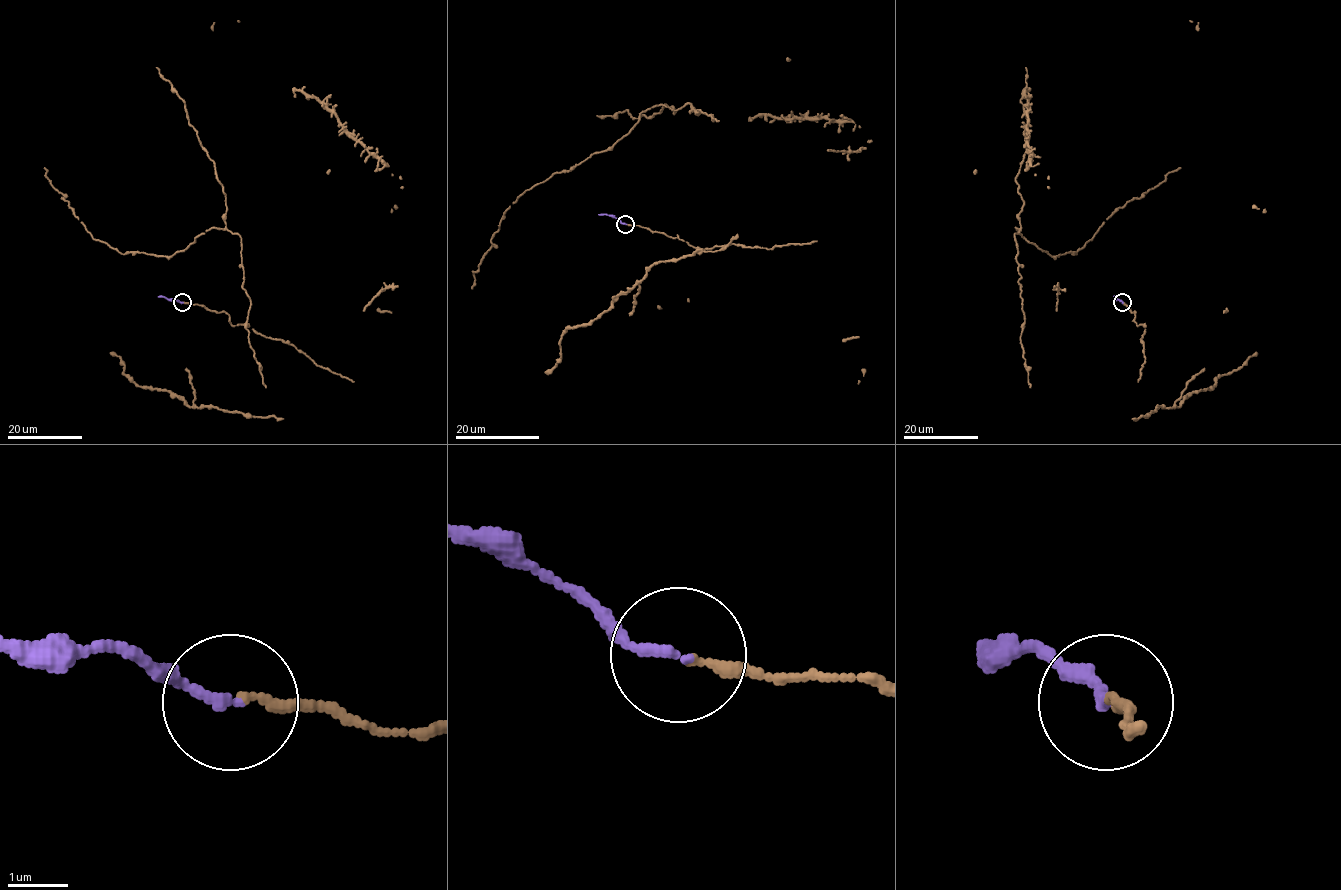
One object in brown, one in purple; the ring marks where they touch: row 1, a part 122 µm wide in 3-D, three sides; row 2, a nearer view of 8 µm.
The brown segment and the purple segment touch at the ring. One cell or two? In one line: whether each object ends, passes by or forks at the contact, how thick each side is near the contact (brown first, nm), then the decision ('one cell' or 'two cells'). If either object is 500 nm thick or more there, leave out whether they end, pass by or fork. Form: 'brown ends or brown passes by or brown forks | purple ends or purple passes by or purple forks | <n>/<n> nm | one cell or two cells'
brown ends | purple ends | 170/150 nm | one cell

